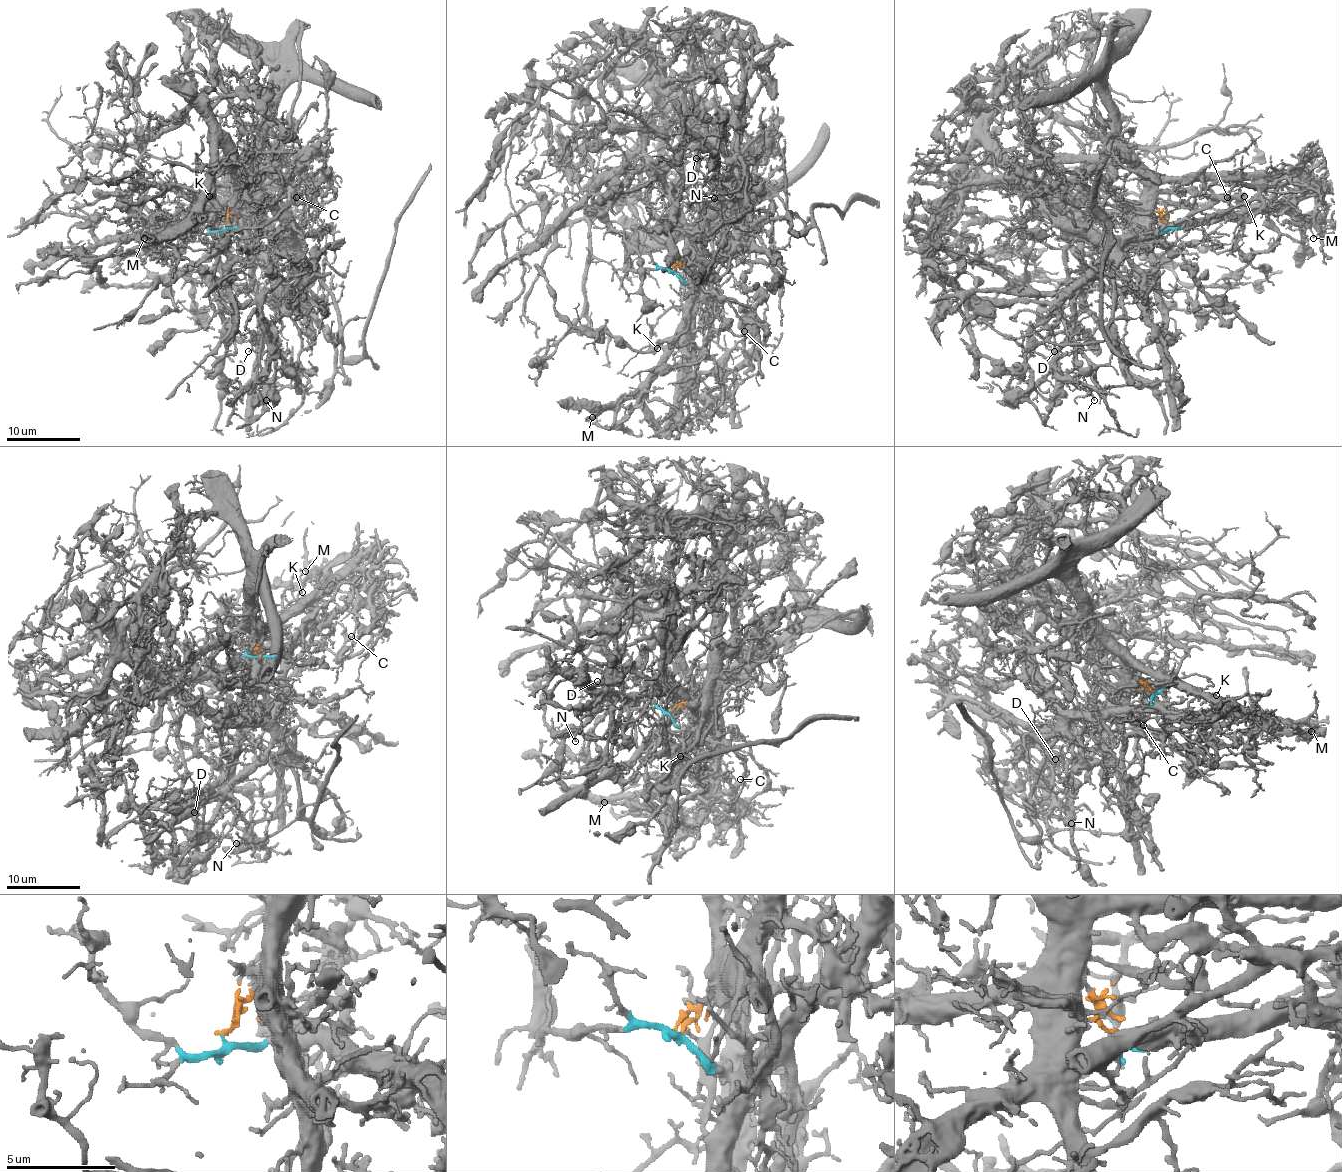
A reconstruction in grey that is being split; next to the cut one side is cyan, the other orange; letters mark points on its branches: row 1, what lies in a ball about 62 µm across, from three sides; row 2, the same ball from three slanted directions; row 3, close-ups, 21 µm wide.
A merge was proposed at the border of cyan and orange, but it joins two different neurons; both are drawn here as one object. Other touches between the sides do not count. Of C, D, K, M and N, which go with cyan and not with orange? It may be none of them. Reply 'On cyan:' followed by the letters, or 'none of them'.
On cyan: C, K, M

